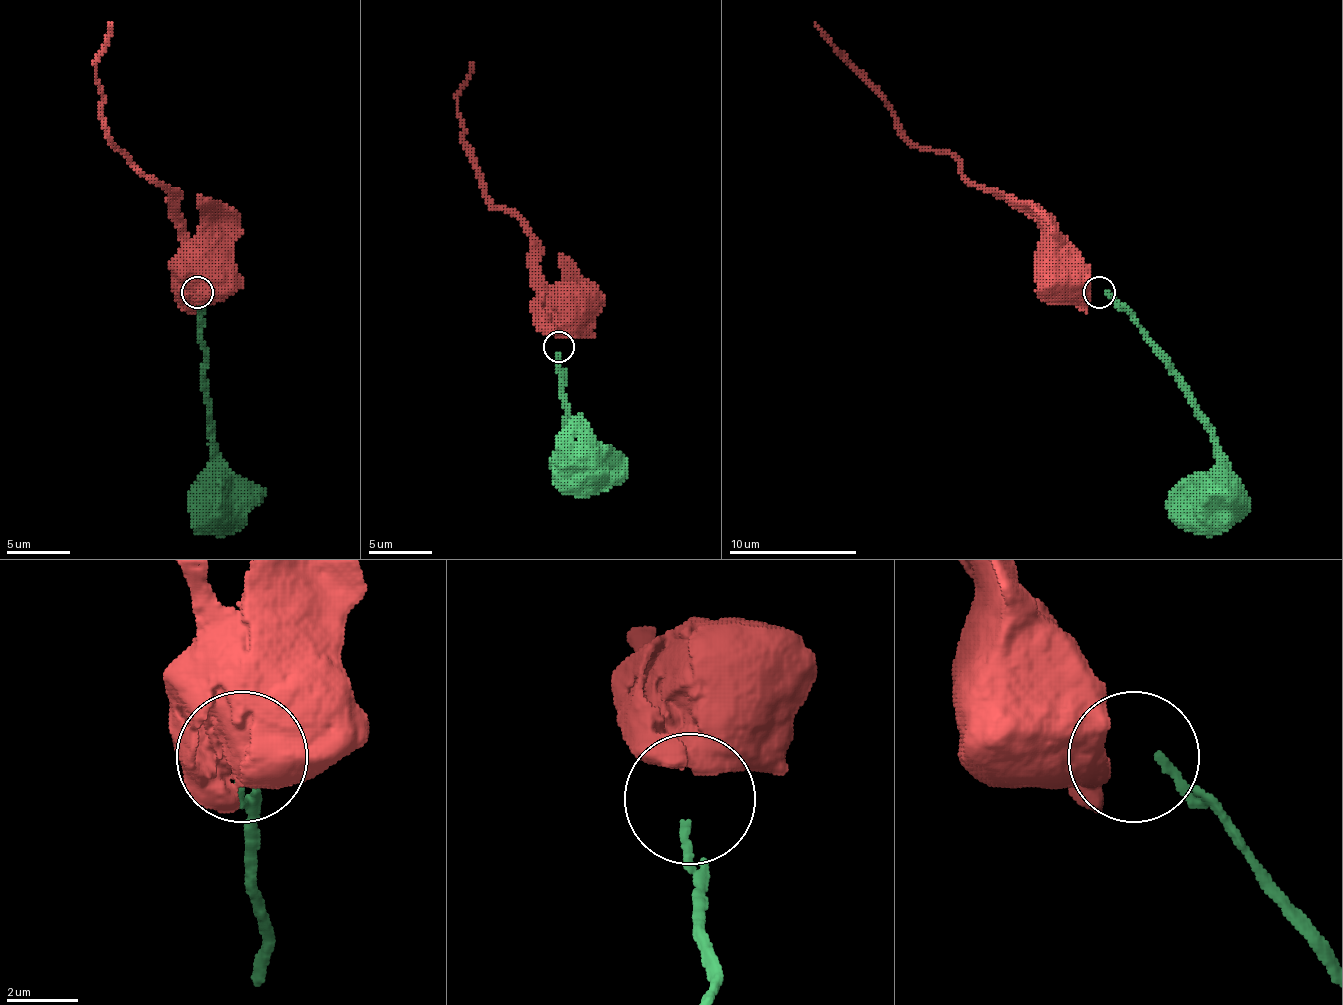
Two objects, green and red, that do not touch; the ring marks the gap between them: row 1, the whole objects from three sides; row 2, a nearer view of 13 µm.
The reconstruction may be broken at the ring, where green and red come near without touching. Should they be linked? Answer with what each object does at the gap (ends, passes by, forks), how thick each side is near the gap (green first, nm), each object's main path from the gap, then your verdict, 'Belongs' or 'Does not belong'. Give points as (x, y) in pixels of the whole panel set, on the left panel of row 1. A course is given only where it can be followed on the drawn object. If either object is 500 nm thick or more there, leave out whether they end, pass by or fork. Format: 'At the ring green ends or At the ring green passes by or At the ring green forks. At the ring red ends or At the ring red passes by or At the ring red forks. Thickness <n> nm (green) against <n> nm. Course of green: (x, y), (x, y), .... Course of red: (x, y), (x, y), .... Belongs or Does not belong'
Thickness 240 nm (green) against 750 nm. Course of green: (198, 291), (198, 329), (217, 498). Course of red: (198, 294), (214, 275). Does not belong

